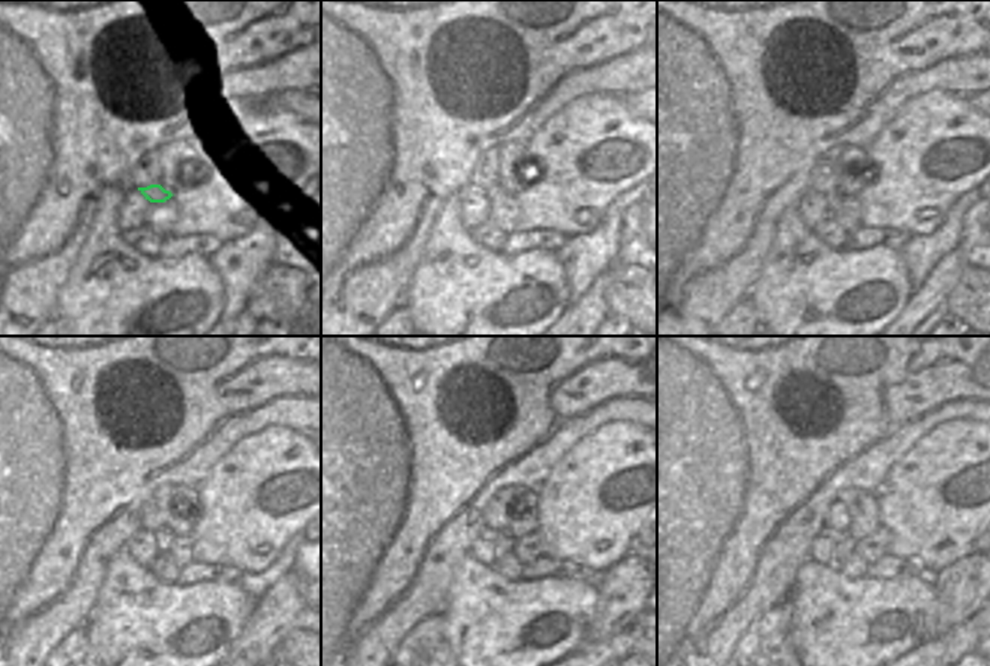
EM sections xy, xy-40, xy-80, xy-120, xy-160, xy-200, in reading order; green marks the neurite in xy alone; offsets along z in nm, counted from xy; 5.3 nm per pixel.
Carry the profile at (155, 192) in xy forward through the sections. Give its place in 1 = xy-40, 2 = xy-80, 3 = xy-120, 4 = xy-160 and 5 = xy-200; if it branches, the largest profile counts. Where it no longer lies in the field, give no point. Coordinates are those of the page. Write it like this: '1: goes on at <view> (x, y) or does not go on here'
1: goes on at xy-40 (495, 194)
2: goes on at xy-80 (833, 198)
3: goes on at xy-120 (164, 537)
4: goes on at xy-160 (504, 545)
5: goes on at xy-200 (843, 546)

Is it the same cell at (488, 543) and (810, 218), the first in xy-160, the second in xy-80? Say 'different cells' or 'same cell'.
same cell

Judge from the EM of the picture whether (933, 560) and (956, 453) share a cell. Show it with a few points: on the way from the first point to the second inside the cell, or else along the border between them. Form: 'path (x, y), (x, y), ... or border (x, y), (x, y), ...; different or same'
path (935, 533), (935, 501), (944, 480); same

